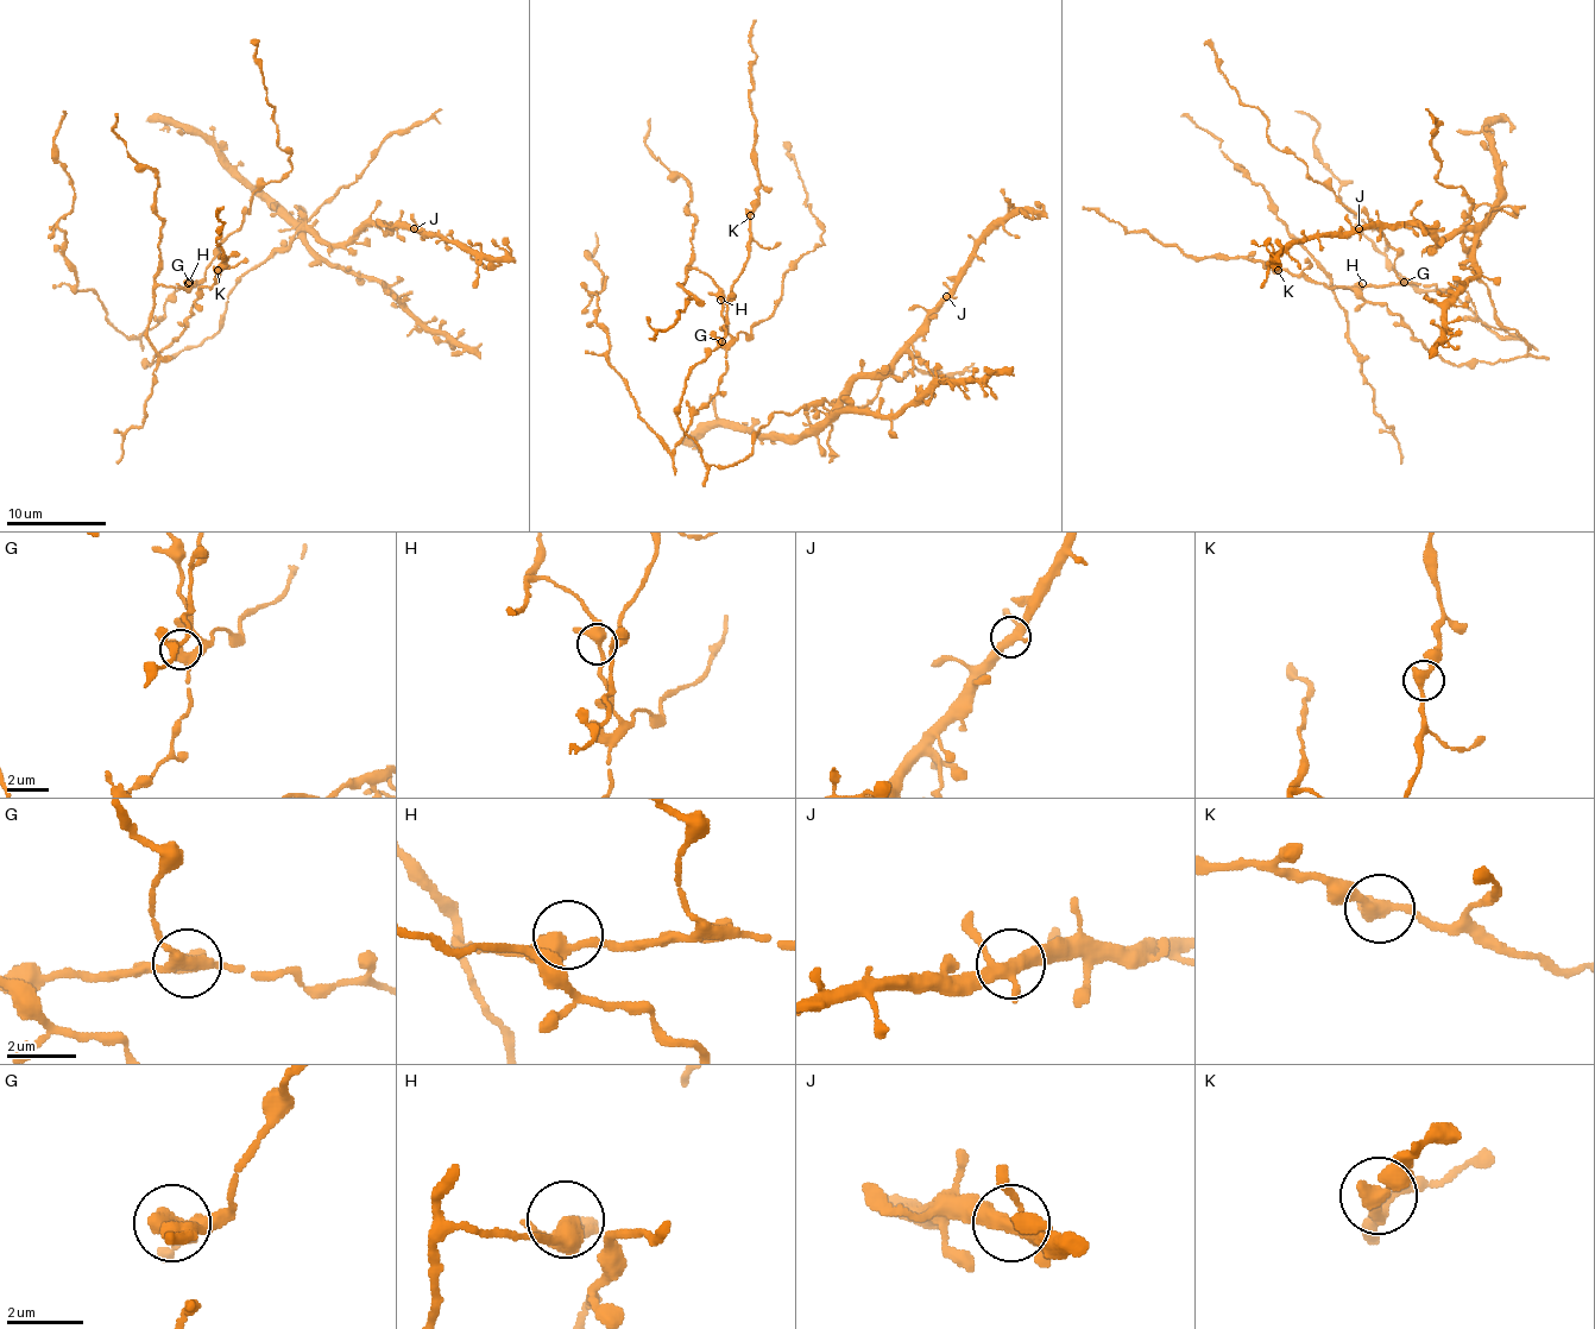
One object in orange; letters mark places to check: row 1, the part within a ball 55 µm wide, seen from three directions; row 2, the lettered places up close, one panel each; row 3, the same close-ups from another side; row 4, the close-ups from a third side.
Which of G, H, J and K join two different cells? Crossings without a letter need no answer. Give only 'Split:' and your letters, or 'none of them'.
Split: none of them

